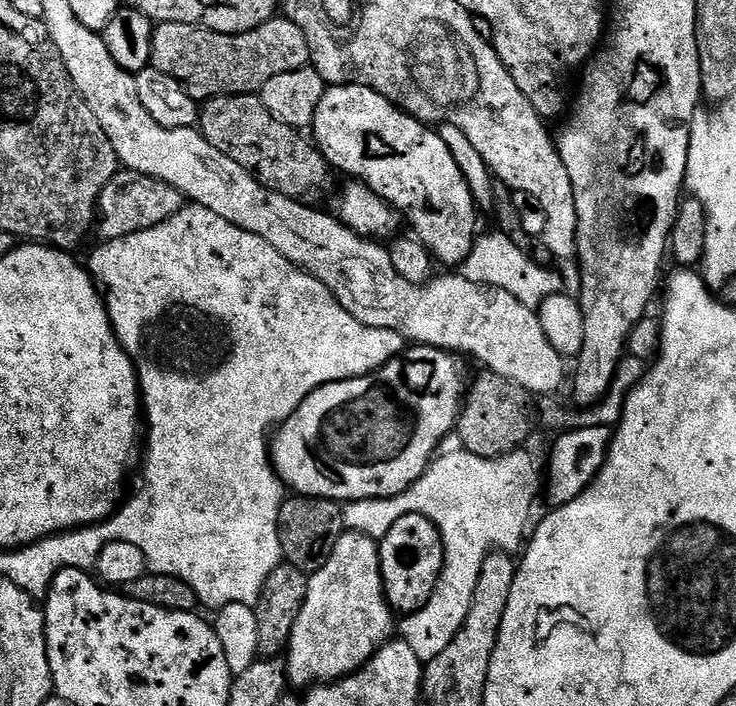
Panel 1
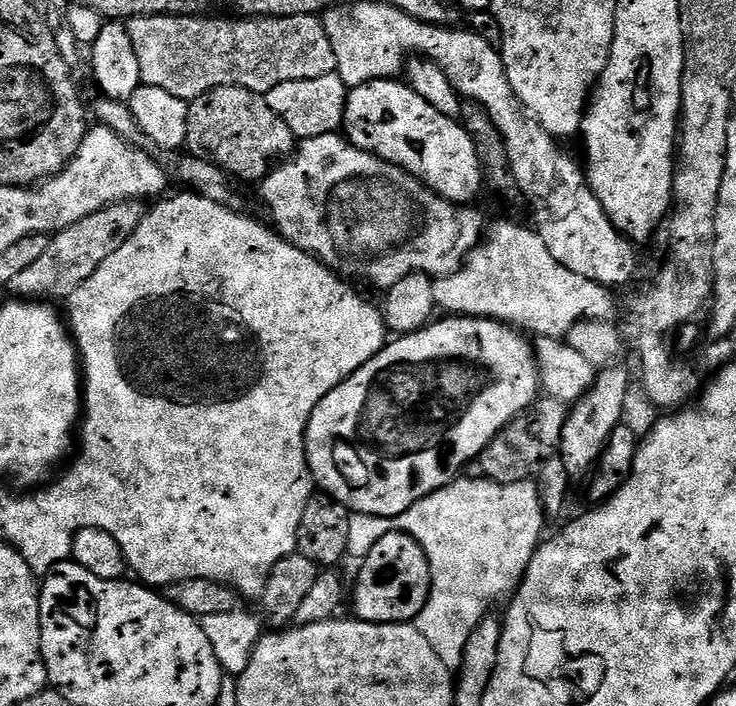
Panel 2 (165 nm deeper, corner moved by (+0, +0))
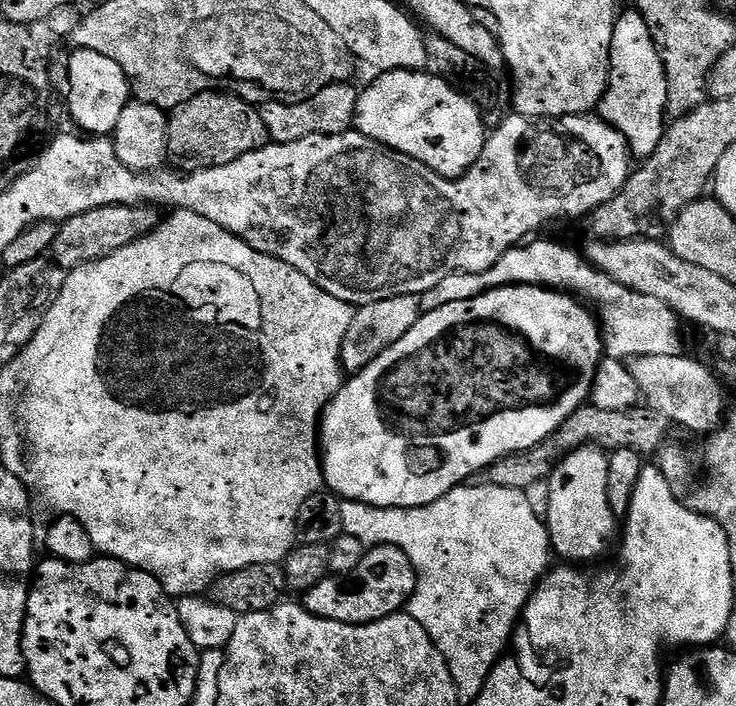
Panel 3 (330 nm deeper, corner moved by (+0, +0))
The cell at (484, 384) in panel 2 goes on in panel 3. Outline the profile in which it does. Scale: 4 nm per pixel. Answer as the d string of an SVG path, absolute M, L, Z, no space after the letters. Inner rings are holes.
M511 284L505 288L491 288L489 292L466 298L466 302L450 302L450 306L438 306L438 310L423 313L418 322L390 350L378 354L370 366L349 375L341 384L338 394L324 407L318 429L318 447L322 457L324 483L327 491L335 492L345 500L356 500L375 508L421 508L442 498L451 488L461 487L471 481L475 472L491 469L504 456L525 452L547 440L574 410L589 403L594 378L600 369L600 361L606 356L606 340L597 313L587 303L567 292L551 288L535 288L532 284Z

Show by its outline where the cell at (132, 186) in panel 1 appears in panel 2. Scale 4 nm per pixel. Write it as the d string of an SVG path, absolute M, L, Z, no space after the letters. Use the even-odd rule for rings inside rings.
M121 200L119 204L111 204L86 218L82 222L74 222L60 229L49 239L46 251L37 258L34 266L27 268L23 274L17 274L14 282L10 282L7 291L16 298L27 298L36 302L43 298L48 302L67 301L68 297L122 246L138 230L146 208L138 200Z

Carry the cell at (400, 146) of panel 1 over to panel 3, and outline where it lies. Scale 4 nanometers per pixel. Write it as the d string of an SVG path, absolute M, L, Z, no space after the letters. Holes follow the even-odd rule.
M428 70L379 73L375 77L377 80L365 92L361 91L357 95L354 128L374 142L390 146L402 154L410 154L410 158L430 166L430 170L434 170L439 176L454 180L457 176L465 176L474 162L478 162L484 149L486 125L480 114L480 107L471 95L464 93L463 96L458 89L447 84L449 81L443 75L431 76L430 73Z

